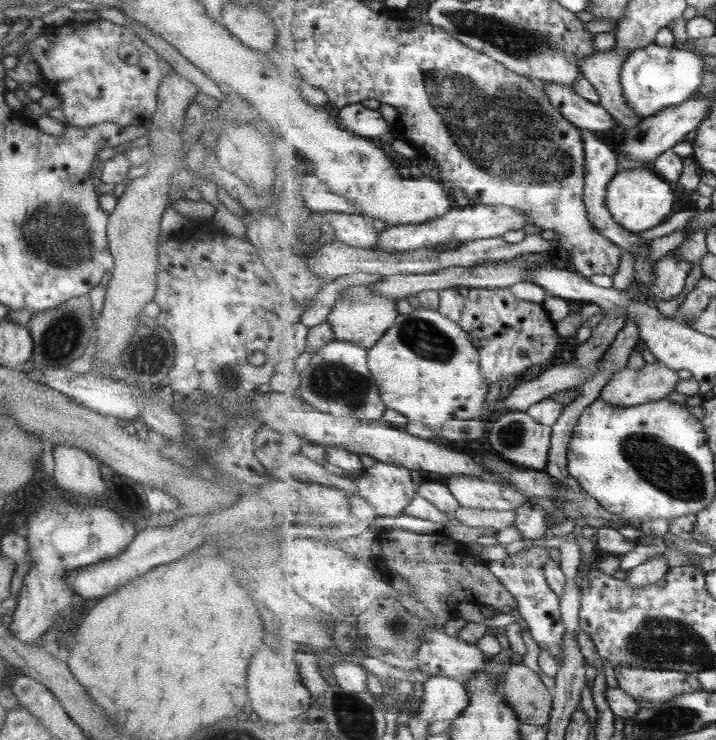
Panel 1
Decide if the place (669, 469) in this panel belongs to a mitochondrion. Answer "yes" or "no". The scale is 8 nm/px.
yes

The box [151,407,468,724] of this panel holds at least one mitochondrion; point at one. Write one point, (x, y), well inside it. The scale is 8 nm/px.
(399, 622)

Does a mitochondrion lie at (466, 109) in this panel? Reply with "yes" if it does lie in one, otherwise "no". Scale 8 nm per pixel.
yes

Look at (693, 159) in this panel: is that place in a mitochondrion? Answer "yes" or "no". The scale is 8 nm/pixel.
no

